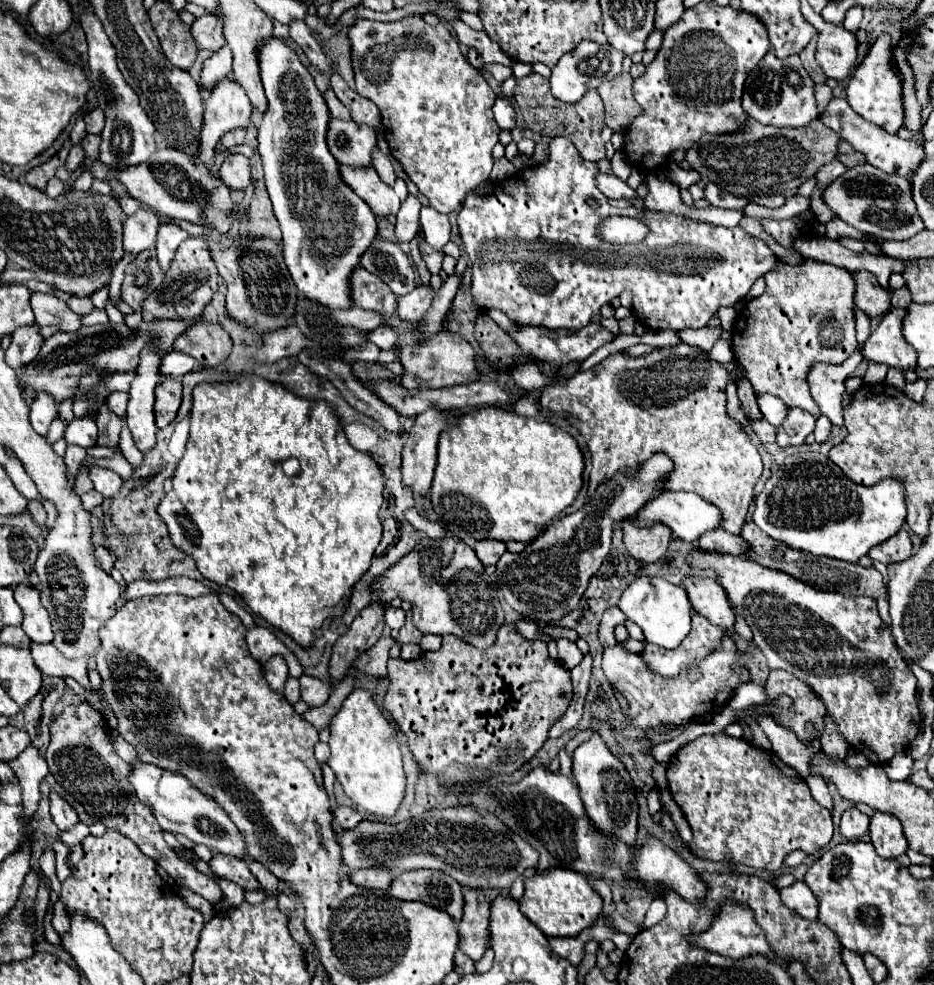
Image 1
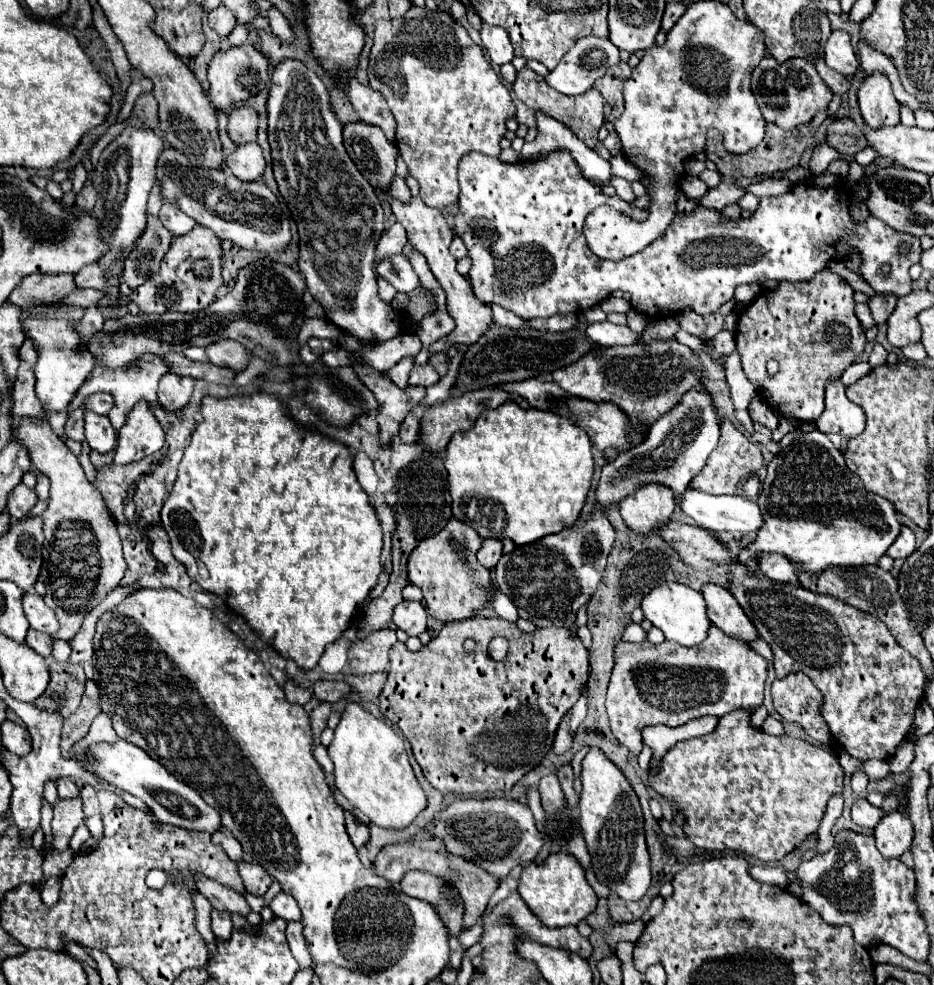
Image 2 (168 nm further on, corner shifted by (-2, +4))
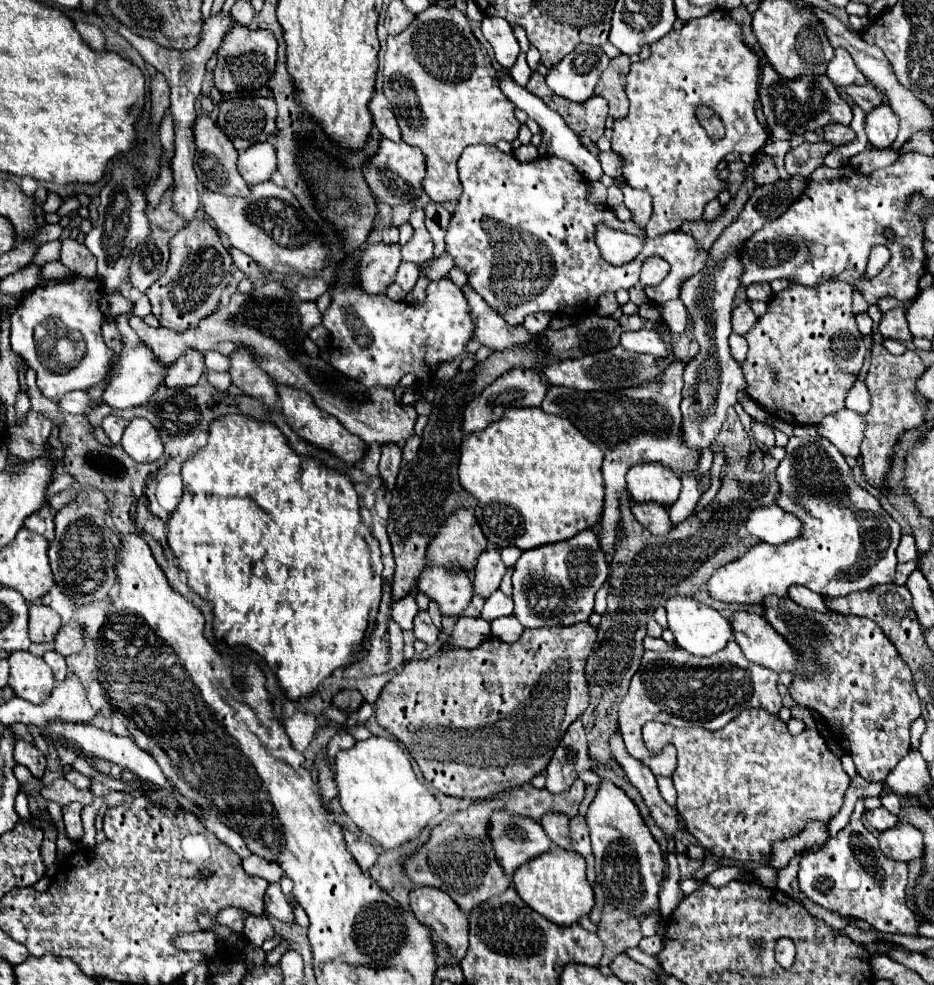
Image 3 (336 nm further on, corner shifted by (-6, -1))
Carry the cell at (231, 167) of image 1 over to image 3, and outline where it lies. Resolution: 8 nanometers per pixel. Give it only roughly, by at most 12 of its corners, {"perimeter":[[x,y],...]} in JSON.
{"perimeter":[[256,143],[240,153],[238,171],[256,185],[276,171],[276,151]]}

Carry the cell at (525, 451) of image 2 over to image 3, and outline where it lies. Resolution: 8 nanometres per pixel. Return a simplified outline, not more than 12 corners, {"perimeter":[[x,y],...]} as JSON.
{"perimeter":[[512,407],[464,437],[486,539],[526,551],[602,519],[600,447]]}

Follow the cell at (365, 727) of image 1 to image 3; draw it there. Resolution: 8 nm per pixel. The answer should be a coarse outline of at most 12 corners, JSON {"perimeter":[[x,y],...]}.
{"perimeter":[[386,737],[338,751],[344,813],[382,849],[440,811]]}

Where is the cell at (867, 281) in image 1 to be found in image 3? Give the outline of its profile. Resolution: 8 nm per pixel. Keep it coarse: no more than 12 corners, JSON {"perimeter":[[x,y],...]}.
{"perimeter":[[890,309],[878,331],[886,339],[912,341],[906,309]]}

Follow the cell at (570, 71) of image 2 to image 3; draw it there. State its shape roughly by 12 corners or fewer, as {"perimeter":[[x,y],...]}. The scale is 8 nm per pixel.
{"perimeter":[[582,43],[548,71],[558,97],[584,103],[610,59]]}

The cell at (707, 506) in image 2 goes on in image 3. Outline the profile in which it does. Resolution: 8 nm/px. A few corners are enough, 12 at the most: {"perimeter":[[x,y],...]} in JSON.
{"perimeter":[[778,505],[754,509],[746,527],[770,545],[802,533],[800,519]]}

